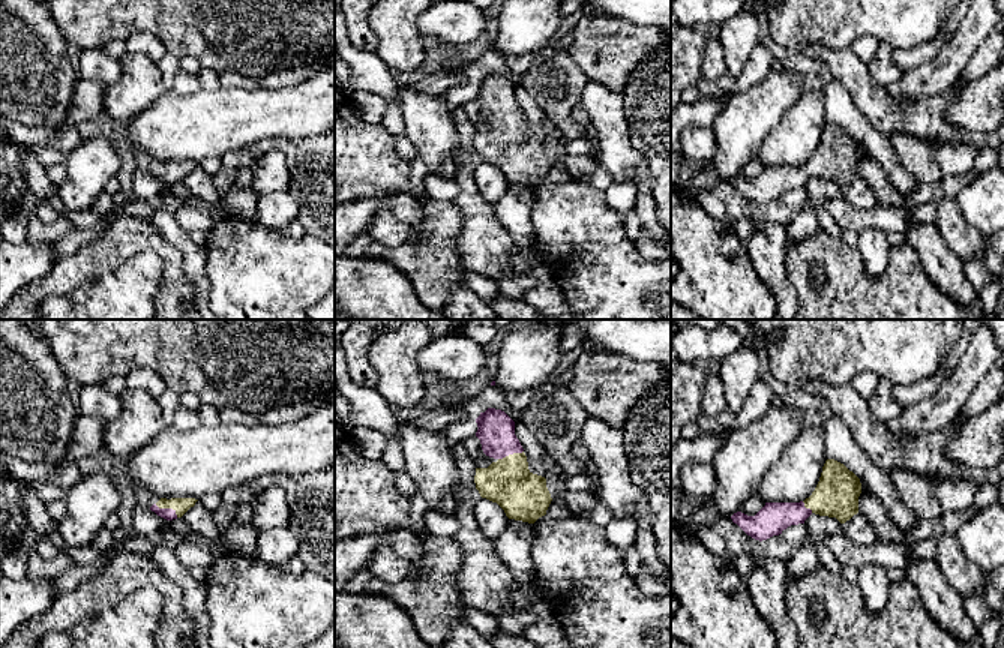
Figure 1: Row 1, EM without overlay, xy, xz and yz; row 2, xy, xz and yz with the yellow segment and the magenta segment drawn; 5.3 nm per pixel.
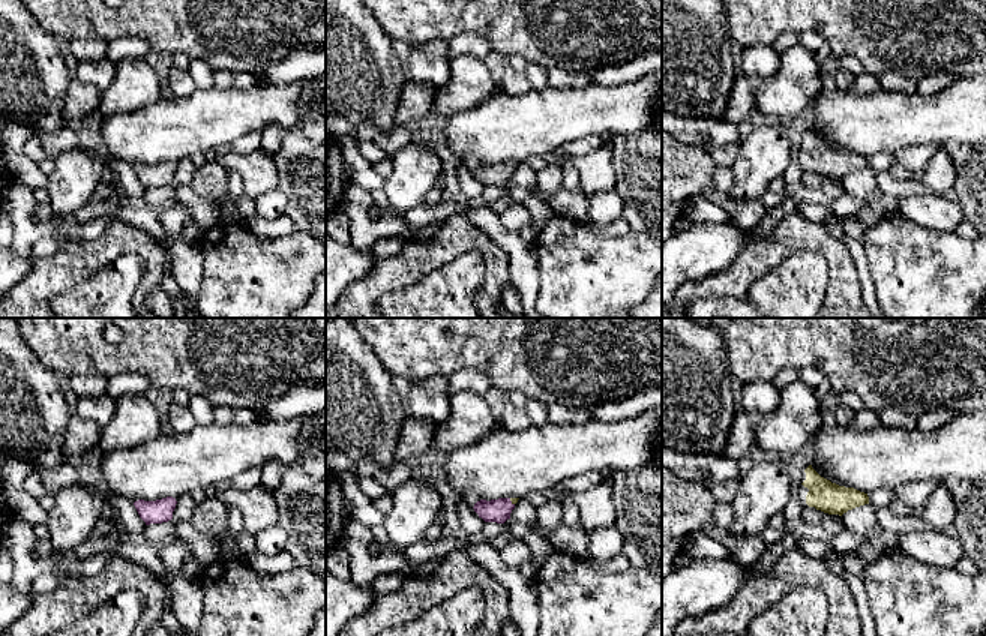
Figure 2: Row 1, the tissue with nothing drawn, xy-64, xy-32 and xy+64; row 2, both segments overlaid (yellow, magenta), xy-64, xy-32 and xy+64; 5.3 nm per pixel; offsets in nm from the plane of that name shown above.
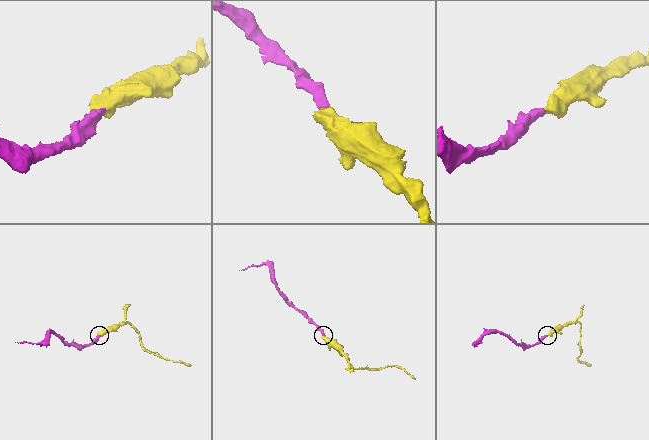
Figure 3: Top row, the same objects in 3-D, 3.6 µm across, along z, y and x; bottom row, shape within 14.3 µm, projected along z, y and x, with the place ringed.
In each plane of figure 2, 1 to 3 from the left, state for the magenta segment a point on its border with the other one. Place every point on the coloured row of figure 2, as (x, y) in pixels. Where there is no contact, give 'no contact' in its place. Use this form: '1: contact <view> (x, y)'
1: no contact
2: contact xy-32 (511, 500)
3: no contact

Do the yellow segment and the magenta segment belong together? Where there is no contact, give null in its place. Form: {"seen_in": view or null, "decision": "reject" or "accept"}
{"seen_in": "xy", "decision": "accept"}

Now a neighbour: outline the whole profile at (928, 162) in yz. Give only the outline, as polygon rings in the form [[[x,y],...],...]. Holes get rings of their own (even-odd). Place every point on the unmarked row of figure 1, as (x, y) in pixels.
[[[893,134],[890,144],[900,165],[918,184],[930,184],[942,177],[959,177],[969,172],[980,152],[966,142],[935,144],[906,134]]]

